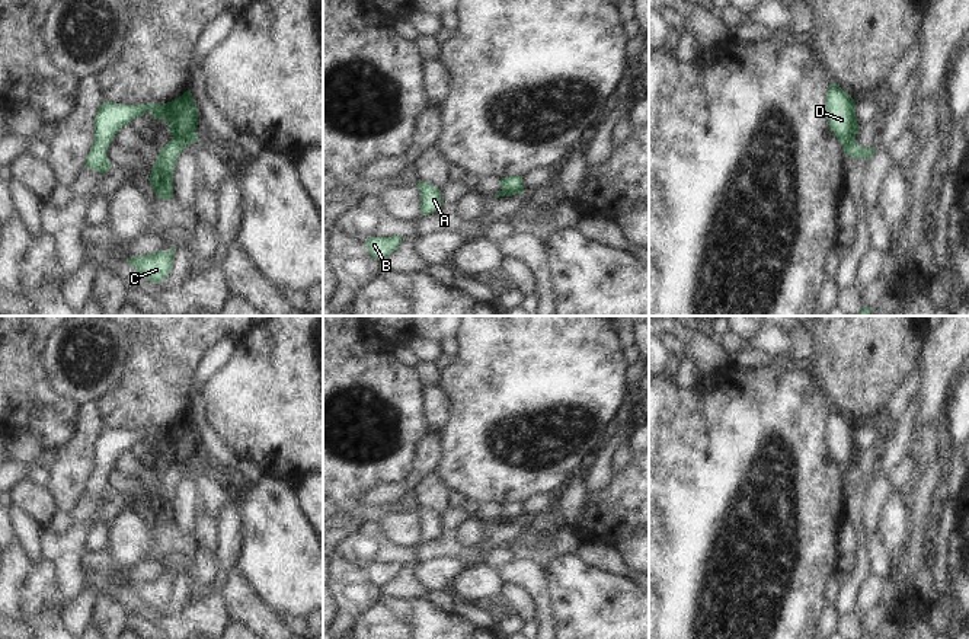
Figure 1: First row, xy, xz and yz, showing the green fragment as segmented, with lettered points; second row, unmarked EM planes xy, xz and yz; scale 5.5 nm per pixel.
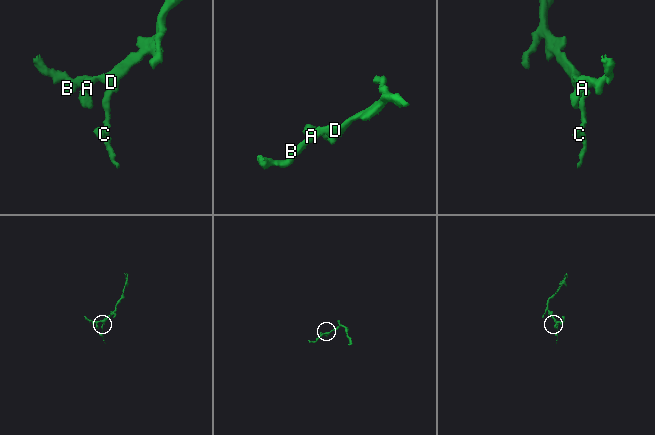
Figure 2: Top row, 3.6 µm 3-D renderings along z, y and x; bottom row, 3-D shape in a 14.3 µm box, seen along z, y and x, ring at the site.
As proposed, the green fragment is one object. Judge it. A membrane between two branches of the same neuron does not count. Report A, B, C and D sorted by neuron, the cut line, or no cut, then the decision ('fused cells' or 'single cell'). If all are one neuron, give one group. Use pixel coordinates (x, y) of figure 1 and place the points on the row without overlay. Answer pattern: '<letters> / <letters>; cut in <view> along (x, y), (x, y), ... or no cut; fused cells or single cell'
A B D / C; cut in xy along (173, 462), (185, 472); fused cells

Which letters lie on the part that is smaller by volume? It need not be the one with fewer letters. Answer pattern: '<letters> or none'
C

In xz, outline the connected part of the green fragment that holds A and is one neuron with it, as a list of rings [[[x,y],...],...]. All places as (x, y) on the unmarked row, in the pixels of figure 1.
[[[420,507],[418,509],[418,515],[420,517],[420,541],[432,540],[434,537],[441,534],[442,528],[438,514]]]

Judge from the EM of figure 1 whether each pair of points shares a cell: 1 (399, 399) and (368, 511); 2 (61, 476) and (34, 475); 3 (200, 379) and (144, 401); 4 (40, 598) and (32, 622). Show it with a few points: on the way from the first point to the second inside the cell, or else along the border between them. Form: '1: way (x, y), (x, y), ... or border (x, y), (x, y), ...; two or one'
1: border (360, 504), (339, 511); two
2: border (50, 470), (50, 483), (47, 486); two
3: border (208, 351), (197, 367), (191, 385); two
4: way (34, 604), (32, 616); one

